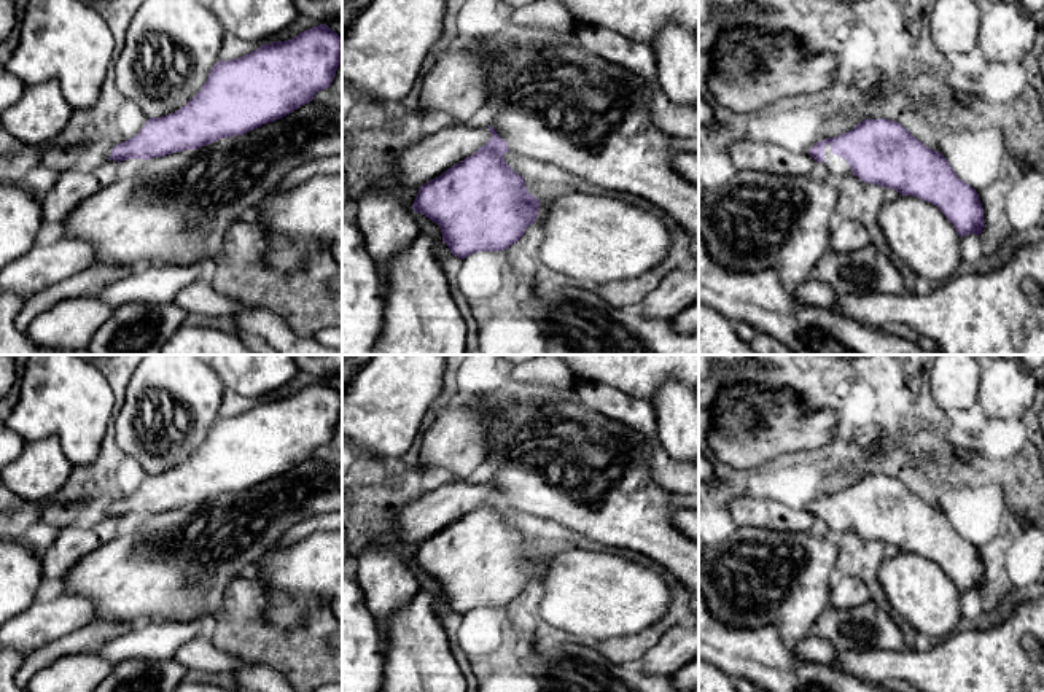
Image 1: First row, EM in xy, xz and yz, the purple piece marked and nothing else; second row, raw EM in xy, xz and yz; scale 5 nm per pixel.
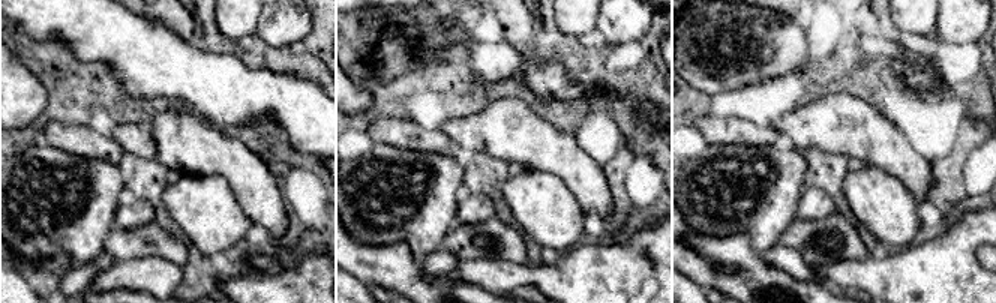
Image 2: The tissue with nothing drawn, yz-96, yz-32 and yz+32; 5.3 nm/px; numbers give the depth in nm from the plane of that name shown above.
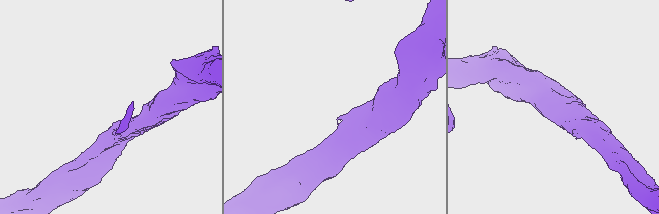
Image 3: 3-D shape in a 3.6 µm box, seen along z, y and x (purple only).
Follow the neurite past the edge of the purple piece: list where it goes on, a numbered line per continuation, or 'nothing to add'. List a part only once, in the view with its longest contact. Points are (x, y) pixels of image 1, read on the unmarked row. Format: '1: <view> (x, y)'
1: xz (430, 513)

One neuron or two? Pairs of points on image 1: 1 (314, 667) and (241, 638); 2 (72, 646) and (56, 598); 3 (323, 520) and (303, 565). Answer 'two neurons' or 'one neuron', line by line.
1: one neuron
2: two neurons
3: two neurons

